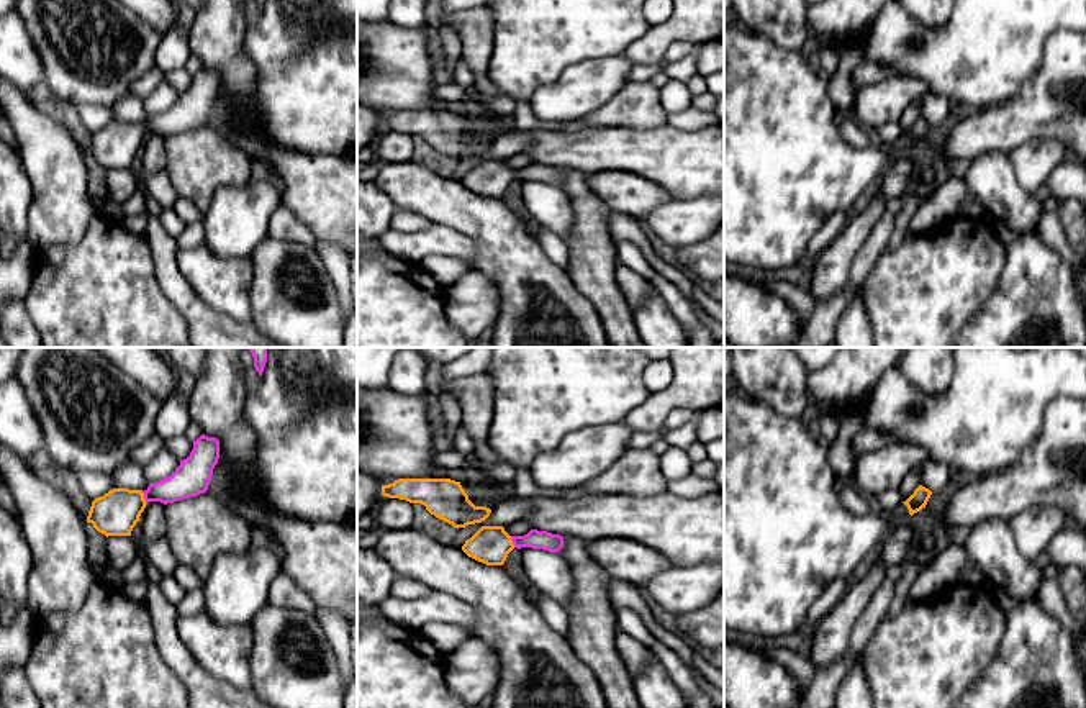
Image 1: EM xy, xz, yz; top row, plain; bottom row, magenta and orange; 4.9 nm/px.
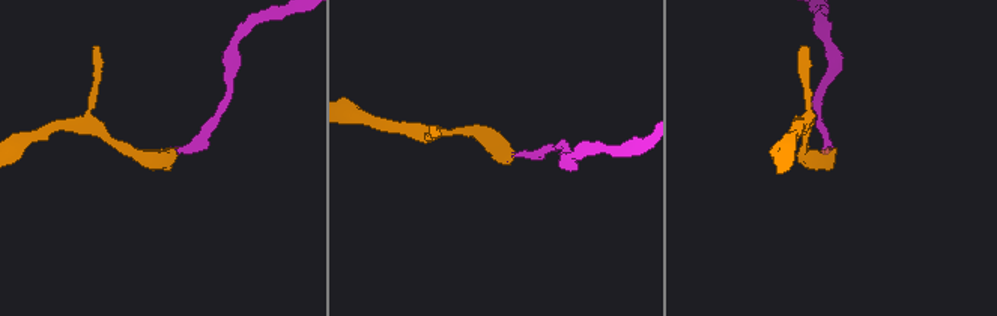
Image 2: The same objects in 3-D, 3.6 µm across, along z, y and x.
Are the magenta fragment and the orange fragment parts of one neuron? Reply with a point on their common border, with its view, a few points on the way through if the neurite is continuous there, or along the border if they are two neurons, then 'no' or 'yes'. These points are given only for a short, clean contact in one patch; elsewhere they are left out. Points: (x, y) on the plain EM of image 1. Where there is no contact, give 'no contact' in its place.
meets magenta in xy at (144, 131); runs through xy (190, 112), (144, 131), (115, 146); yes

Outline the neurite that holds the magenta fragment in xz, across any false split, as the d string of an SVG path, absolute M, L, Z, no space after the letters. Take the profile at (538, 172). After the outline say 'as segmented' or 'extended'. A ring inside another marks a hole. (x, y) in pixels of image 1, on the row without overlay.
M482 159L470 172L465 174L462 184L468 190L486 198L503 198L514 180L559 185L563 180L563 170L537 162L531 162L524 169L509 169L503 159Z; extended

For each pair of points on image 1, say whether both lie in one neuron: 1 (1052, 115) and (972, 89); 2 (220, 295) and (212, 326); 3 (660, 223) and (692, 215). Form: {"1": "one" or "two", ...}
{"1": "two", "2": "two", "3": "one"}

